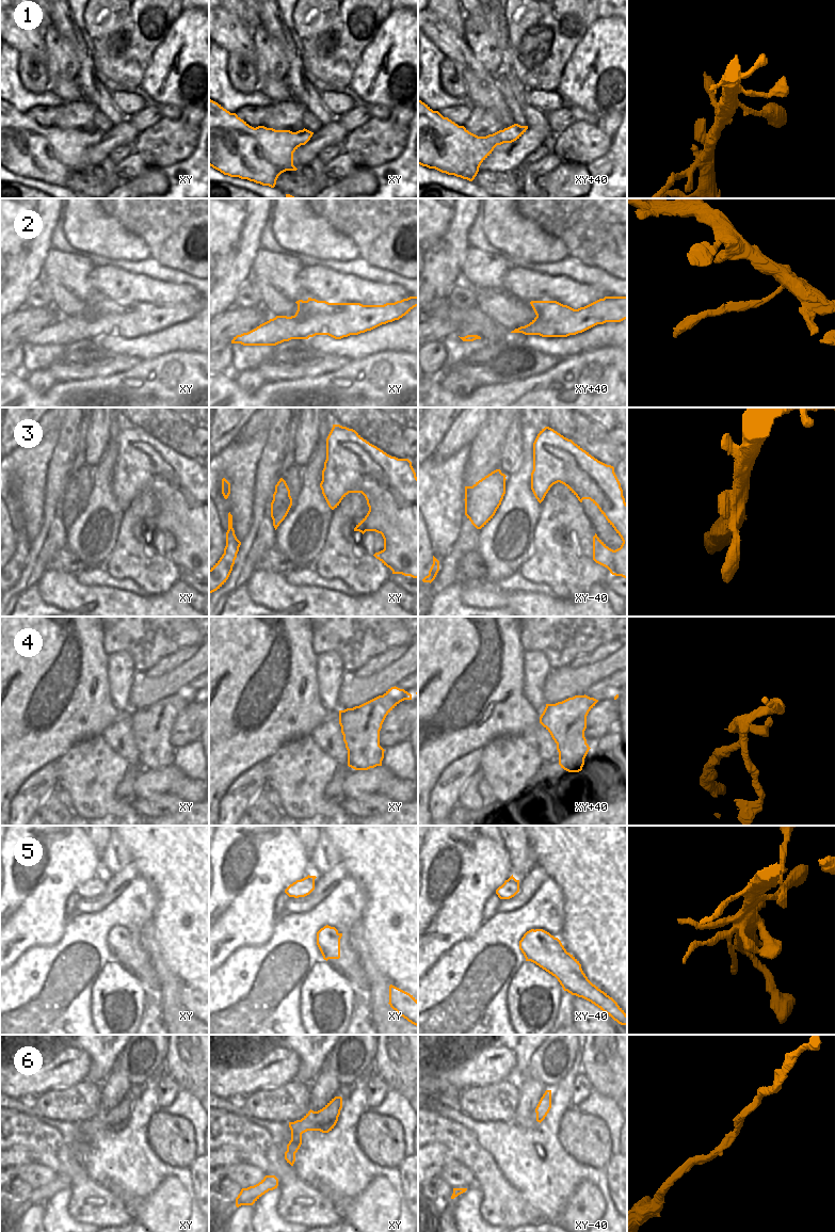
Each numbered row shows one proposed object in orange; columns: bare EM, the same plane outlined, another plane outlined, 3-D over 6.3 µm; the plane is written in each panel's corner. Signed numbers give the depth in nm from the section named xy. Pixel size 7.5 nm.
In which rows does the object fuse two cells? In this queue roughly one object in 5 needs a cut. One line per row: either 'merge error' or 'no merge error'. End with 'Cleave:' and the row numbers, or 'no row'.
1: no merge error
2: no merge error
3: no merge error
4: no merge error
5: merge error
6: no merge error
Cleave: 5

